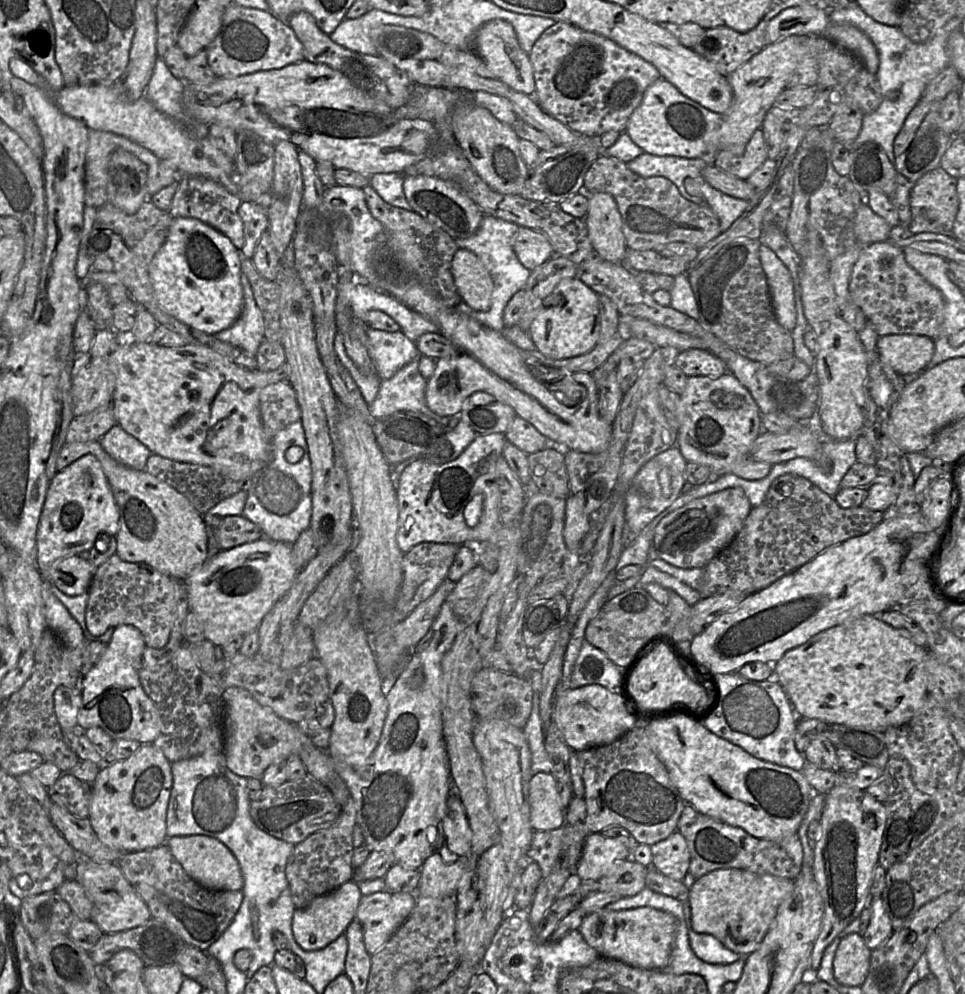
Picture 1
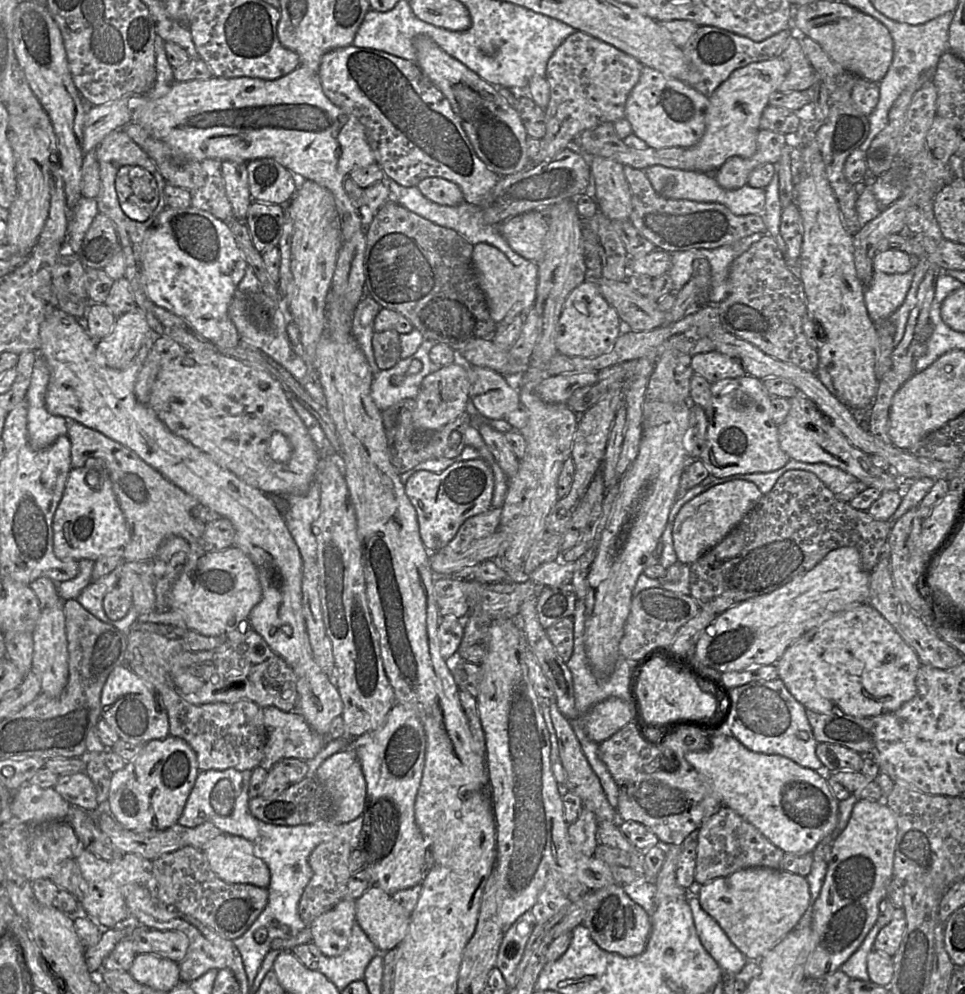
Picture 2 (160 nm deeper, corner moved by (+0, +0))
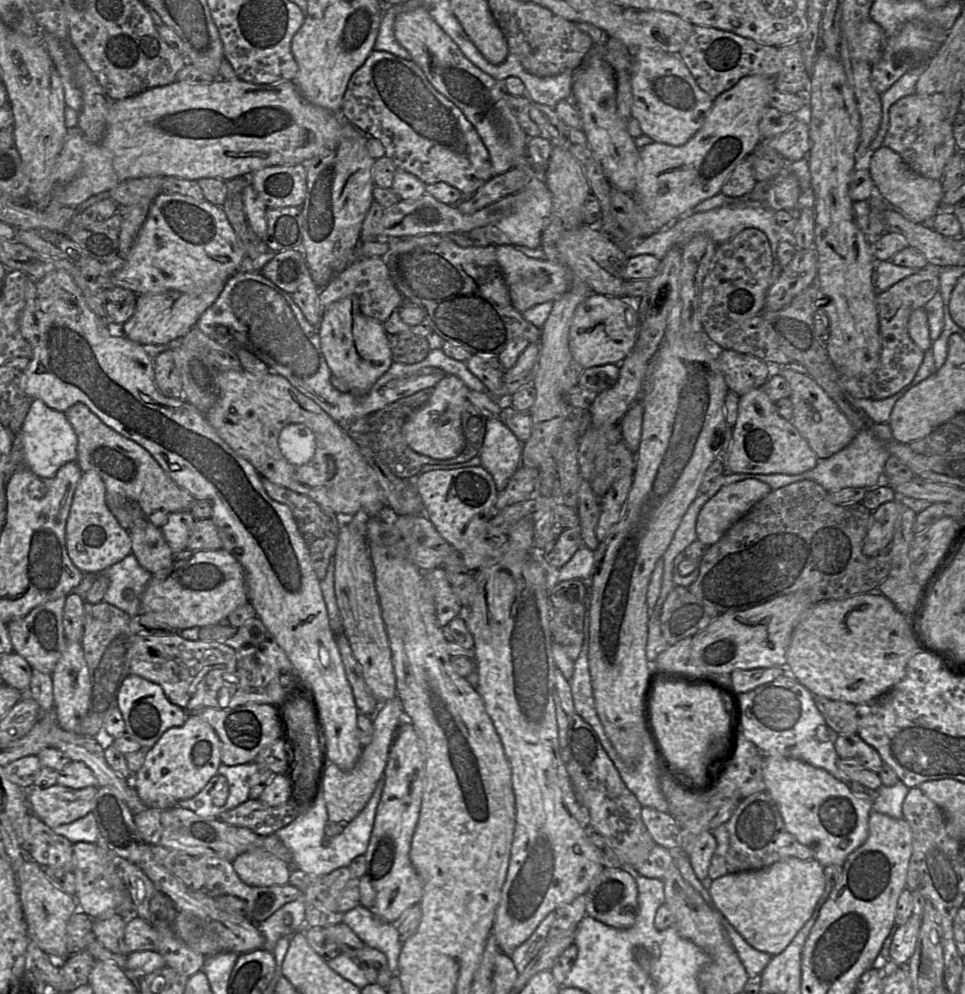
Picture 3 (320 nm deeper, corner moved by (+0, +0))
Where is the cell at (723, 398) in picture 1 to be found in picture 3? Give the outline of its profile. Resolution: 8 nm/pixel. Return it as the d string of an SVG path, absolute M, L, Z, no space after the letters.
M756 388L740 396L735 425L732 428L725 425L715 433L724 438L724 465L731 473L796 475L812 470L819 460L792 422L780 416L764 388Z

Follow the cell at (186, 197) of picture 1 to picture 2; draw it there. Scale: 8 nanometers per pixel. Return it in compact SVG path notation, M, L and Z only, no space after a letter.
M205 159L200 162L200 166L205 182L202 187L190 191L191 206L229 222L235 216L226 195L221 162L216 159Z

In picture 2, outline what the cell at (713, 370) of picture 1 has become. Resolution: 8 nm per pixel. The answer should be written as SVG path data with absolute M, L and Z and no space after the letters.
M717 351L692 356L693 371L711 384L717 381L747 375L741 362Z

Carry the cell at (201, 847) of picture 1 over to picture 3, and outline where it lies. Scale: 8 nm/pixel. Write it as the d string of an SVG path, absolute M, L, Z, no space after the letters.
M256 848L237 856L232 865L239 878L256 887L289 883L292 867L263 848Z

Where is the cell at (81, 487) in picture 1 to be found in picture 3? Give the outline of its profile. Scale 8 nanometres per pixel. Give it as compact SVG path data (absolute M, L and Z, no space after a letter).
M94 471L82 472L76 486L66 521L65 542L71 561L83 573L101 574L131 553L130 534L108 508L105 483Z

